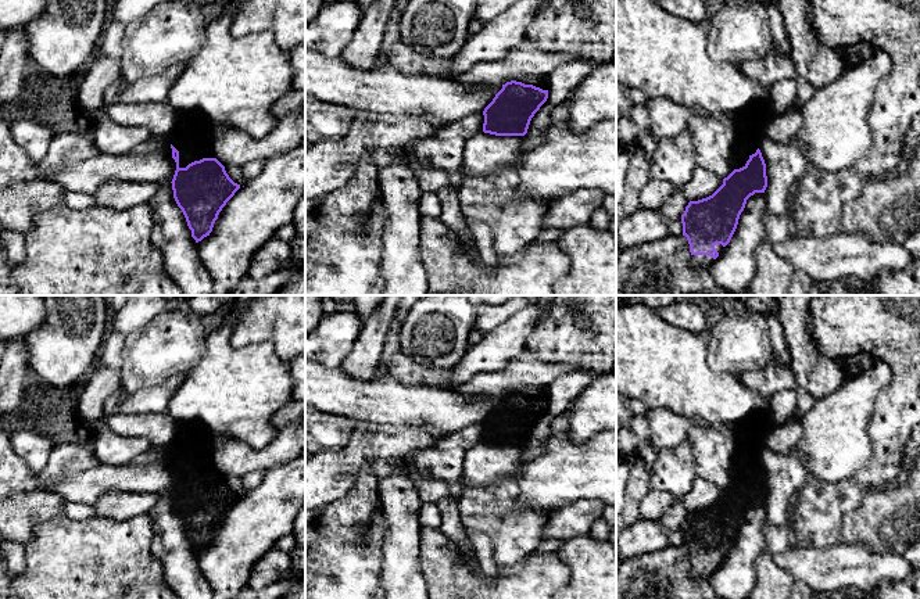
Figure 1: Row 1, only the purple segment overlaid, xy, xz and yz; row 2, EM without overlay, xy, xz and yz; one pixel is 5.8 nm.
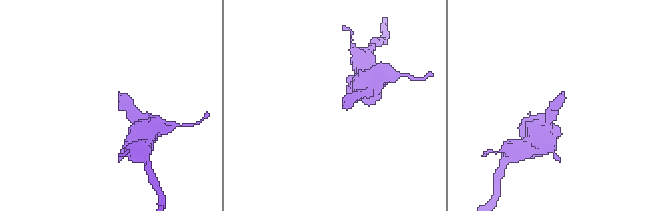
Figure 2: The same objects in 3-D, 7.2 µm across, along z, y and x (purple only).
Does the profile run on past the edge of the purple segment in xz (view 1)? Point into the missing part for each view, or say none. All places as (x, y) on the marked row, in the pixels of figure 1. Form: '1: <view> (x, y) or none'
1: none

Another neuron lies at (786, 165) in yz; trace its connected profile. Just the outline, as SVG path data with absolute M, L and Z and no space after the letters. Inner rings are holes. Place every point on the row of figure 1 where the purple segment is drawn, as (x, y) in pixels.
M760 132L756 146L766 164L767 209L780 216L790 216L792 196L810 165L791 141L774 141Z

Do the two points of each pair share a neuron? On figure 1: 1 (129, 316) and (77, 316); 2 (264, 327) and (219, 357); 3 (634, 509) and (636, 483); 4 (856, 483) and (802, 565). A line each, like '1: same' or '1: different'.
1: different
2: different
3: same
4: different

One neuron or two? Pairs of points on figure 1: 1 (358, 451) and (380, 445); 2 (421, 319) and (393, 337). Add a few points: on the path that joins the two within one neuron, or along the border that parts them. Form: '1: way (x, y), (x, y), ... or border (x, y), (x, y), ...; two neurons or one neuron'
1: way (364, 445), (375, 445); one neuron
2: border (401, 325), (400, 350); two neurons

